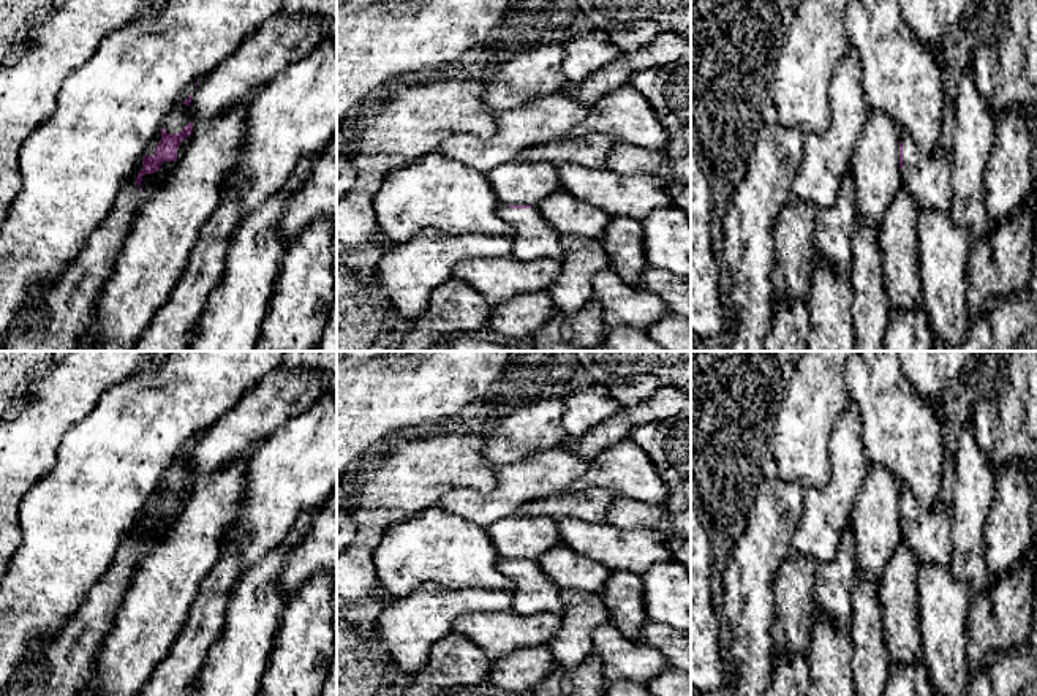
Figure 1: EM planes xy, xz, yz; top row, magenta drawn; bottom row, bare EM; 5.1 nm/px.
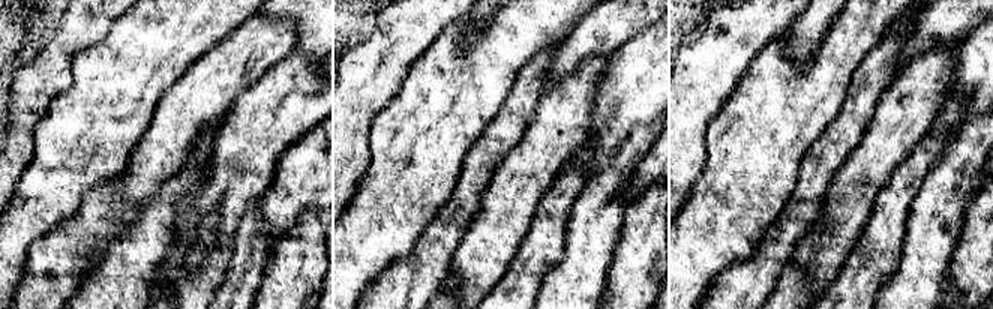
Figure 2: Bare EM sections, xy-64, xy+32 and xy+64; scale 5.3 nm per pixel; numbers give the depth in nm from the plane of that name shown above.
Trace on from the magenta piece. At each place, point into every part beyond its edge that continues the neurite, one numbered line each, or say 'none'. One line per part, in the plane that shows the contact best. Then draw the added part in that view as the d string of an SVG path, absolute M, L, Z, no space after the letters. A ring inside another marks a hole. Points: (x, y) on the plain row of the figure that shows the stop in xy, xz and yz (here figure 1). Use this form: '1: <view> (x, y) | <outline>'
1: xy (177, 472) | M194 437L187 440L177 452L171 467L164 471L161 482L169 489L177 489L188 479L188 460L183 457L191 448L194 448Z

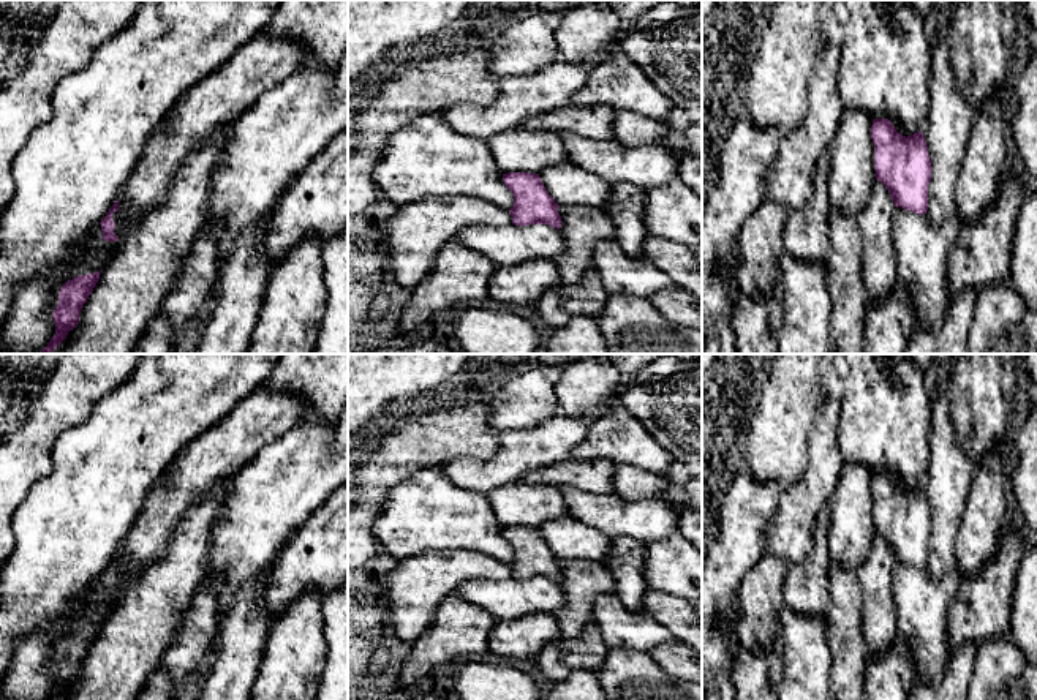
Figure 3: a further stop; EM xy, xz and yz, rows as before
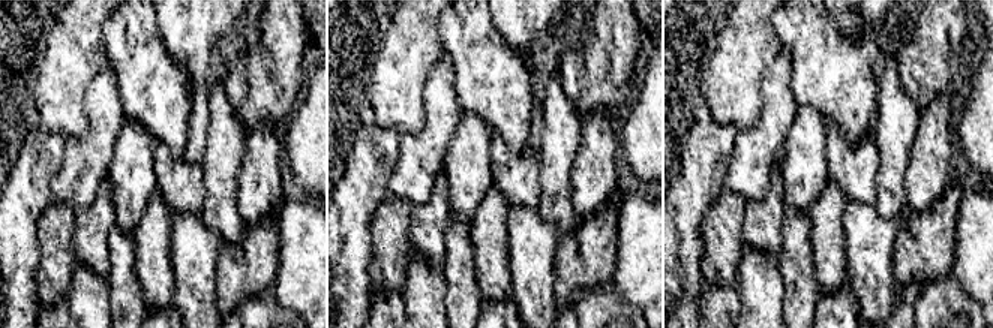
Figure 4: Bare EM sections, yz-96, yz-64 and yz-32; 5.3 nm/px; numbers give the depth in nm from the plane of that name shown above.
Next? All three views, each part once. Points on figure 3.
none

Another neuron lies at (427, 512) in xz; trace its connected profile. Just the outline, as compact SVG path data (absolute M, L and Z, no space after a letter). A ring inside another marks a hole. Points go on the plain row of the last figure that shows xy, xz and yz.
M439 468L395 485L373 533L384 553L398 561L446 550L481 551L504 564L514 559L487 495L457 487Z

